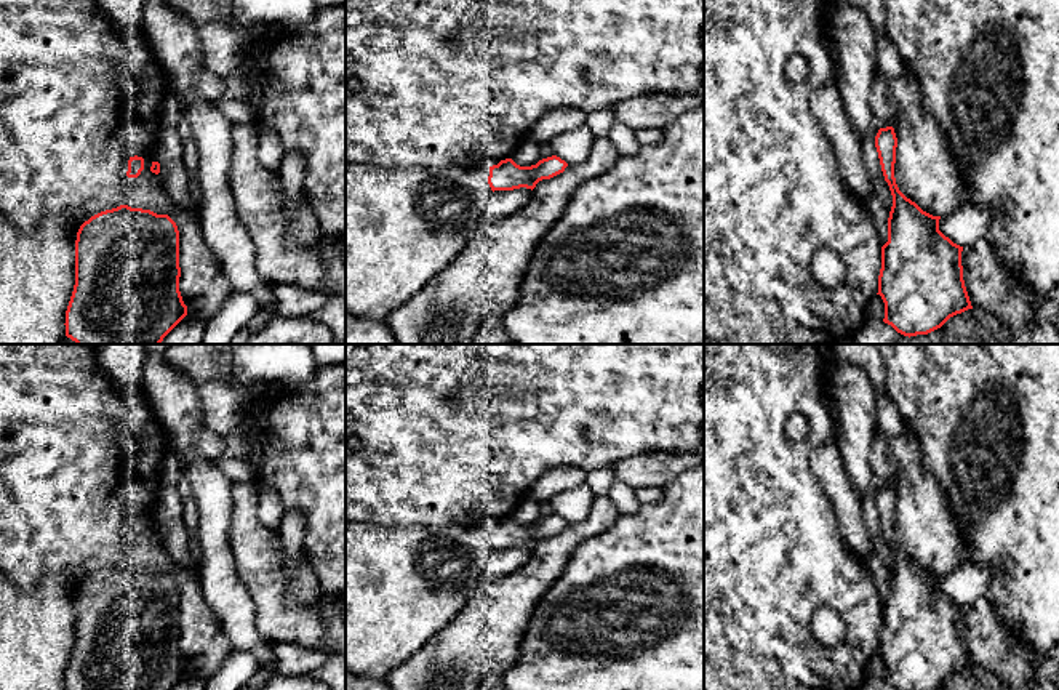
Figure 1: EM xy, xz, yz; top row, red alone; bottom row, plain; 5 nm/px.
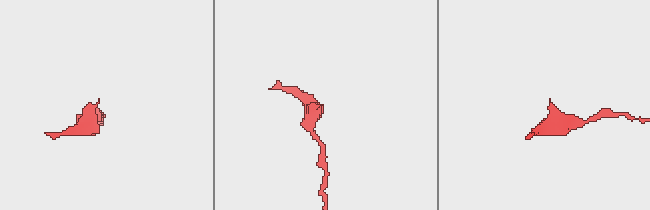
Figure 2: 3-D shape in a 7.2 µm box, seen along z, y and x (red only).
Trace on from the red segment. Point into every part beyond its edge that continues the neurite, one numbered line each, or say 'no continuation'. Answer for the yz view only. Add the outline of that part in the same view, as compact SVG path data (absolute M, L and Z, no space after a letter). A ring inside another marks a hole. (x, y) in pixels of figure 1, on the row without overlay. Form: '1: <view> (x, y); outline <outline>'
no continuation

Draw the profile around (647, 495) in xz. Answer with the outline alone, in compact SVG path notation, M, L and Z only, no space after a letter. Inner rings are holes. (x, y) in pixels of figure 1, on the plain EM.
M640 487L635 493L641 504L656 504L664 498L664 487Z

